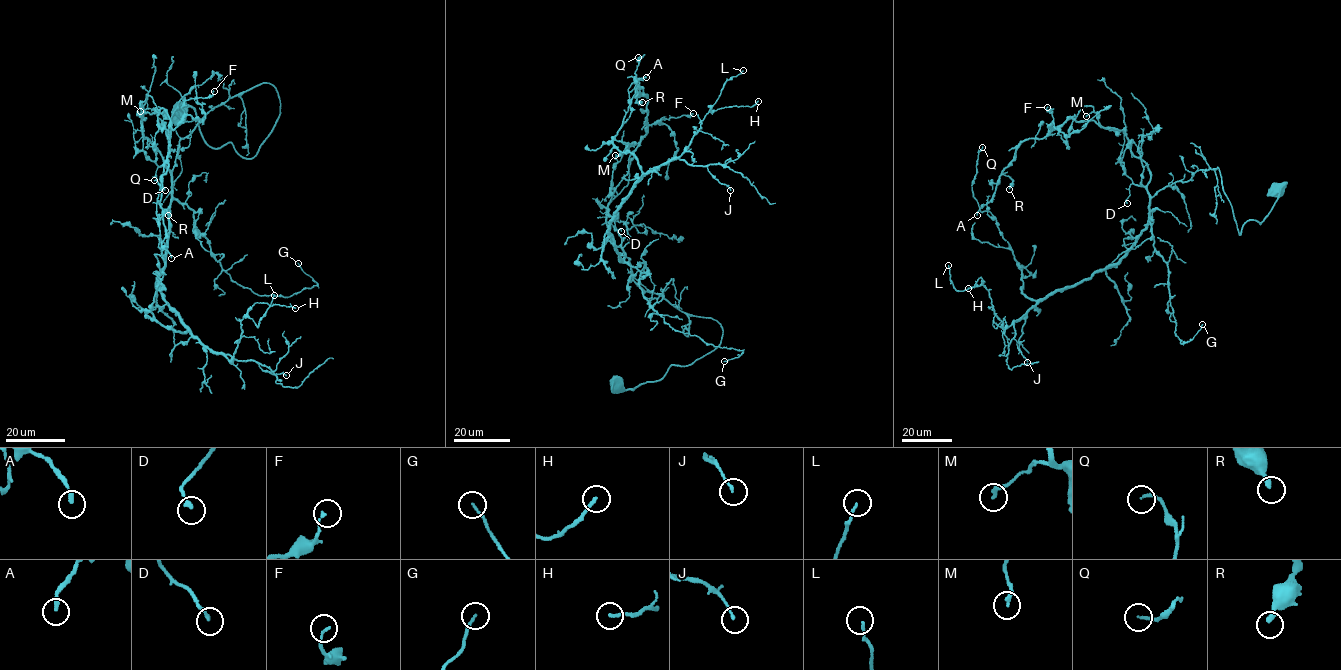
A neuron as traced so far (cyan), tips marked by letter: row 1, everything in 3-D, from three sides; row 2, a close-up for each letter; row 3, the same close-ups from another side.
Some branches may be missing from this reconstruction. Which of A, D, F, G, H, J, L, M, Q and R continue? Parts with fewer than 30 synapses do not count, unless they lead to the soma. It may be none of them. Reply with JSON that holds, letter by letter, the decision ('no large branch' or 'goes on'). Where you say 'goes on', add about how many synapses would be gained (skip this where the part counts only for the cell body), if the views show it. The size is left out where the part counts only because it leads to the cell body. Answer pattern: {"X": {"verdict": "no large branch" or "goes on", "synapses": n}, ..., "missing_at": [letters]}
{"A": {"verdict": "no large branch"}, "D": {"verdict": "no large branch"}, "F": {"verdict": "no large branch"}, "G": {"verdict": "no large branch"}, "H": {"verdict": "no large branch"}, "J": {"verdict": "no large branch"}, "L": {"verdict": "no large branch"}, "M": {"verdict": "no large branch"}, "Q": {"verdict": "no large branch"}, "R": {"verdict": "no large branch"}, "missing_at": []}

